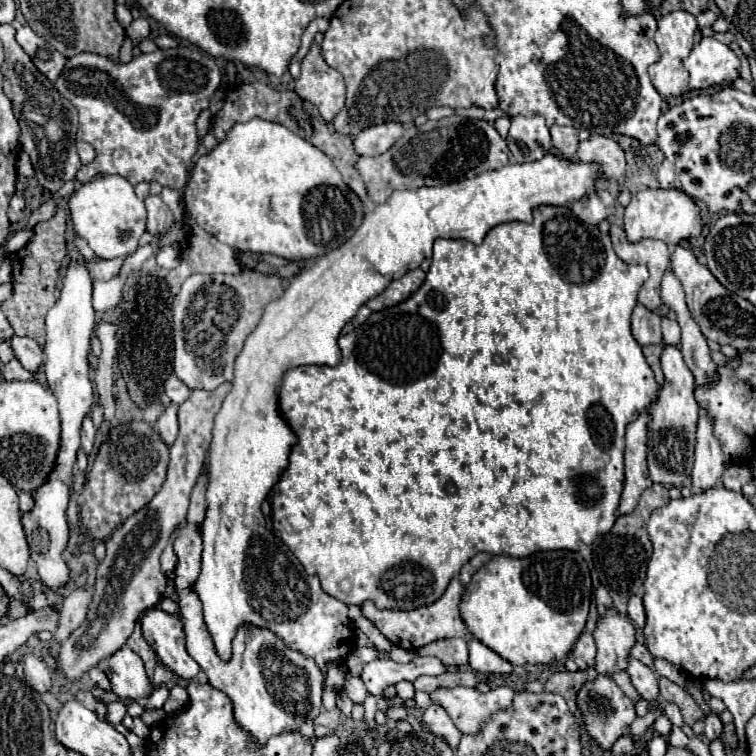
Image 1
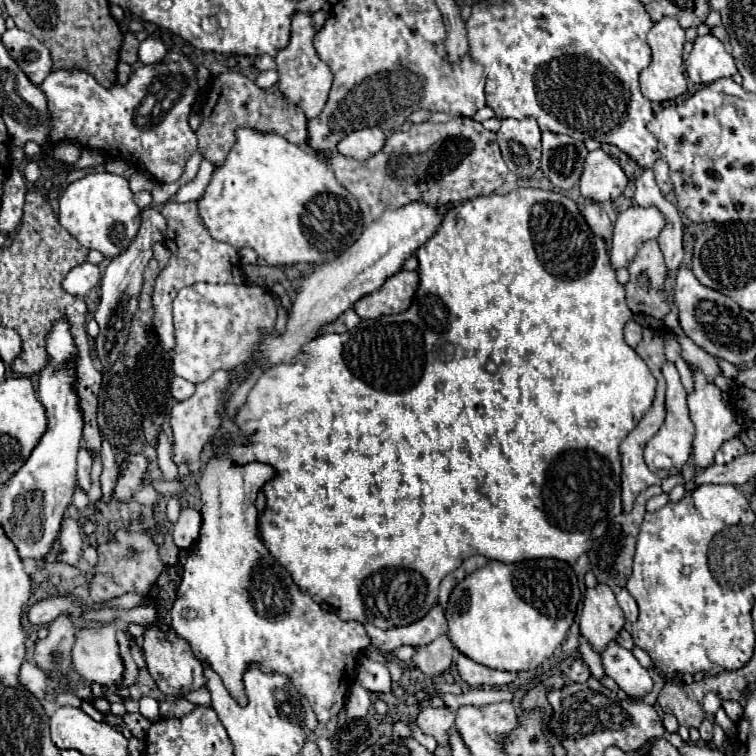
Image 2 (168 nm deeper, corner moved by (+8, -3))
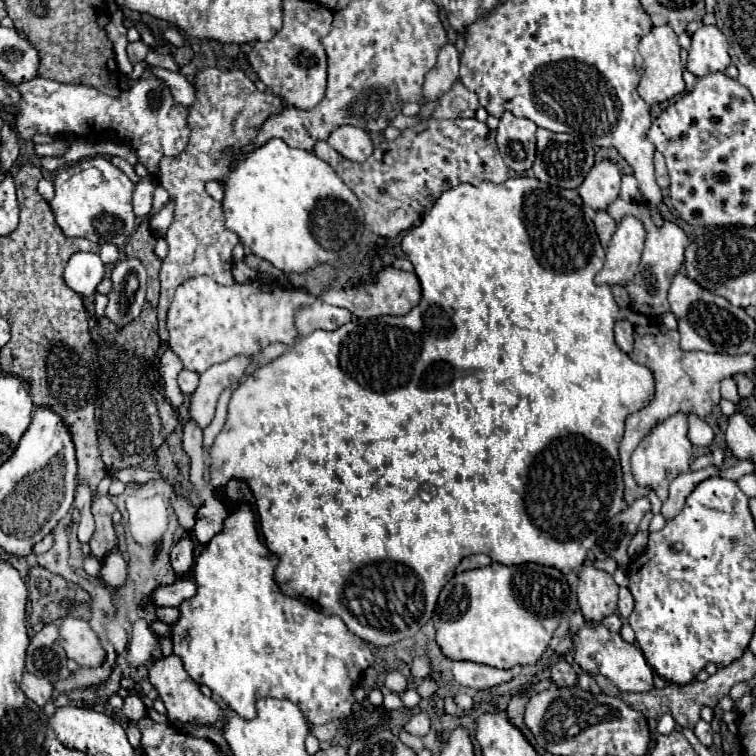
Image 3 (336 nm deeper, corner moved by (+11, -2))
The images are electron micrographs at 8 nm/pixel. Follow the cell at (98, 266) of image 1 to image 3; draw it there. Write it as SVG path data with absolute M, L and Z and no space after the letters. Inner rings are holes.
M74 253L64 269L66 285L78 295L94 295L96 285L104 277L104 263L96 253Z

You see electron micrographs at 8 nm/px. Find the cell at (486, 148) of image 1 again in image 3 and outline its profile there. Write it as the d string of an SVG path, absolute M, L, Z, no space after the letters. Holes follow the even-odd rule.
M430 119L428 123L418 123L414 127L404 129L394 141L382 141L364 163L352 163L344 159L326 141L318 141L314 153L320 159L324 159L336 171L336 175L340 175L340 179L354 191L364 211L364 223L372 229L374 235L380 237L396 237L400 231L418 225L424 213L428 213L434 207L436 199L444 191L460 183L472 183L472 185L482 181L504 183L508 179L508 167L502 161L496 147L496 133L478 119L450 119L450 121Z

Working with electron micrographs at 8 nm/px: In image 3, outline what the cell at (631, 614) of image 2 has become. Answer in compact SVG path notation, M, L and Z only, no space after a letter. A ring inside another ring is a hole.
M620 587L620 601L618 601L618 613L620 613L620 617L624 617L624 619L630 617L632 609L634 609L634 599L632 599L630 591L626 587Z

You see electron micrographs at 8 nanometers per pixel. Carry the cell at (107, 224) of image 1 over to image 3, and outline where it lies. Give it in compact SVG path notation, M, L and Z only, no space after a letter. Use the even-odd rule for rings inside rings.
M106 157L82 159L76 165L62 169L54 179L54 189L56 195L50 201L50 207L66 237L82 237L98 245L112 243L122 247L136 229L136 215L132 211L134 183Z

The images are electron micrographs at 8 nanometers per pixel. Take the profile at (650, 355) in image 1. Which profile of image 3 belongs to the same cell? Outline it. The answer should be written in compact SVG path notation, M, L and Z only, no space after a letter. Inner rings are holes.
M648 325L648 327L634 327L634 351L630 359L636 363L644 363L652 369L656 381L656 395L654 401L644 407L642 411L630 415L626 419L626 433L620 443L620 463L624 473L624 499L632 505L640 497L648 497L652 491L650 487L640 487L632 473L630 473L630 455L638 447L638 443L658 425L662 419L668 419L676 411L682 413L696 413L698 417L706 417L712 413L716 405L720 405L720 381L724 377L732 377L736 373L748 373L754 369L752 355L720 355L720 353L702 353L702 351L682 351L678 347L680 335L678 331L670 331L664 325Z

